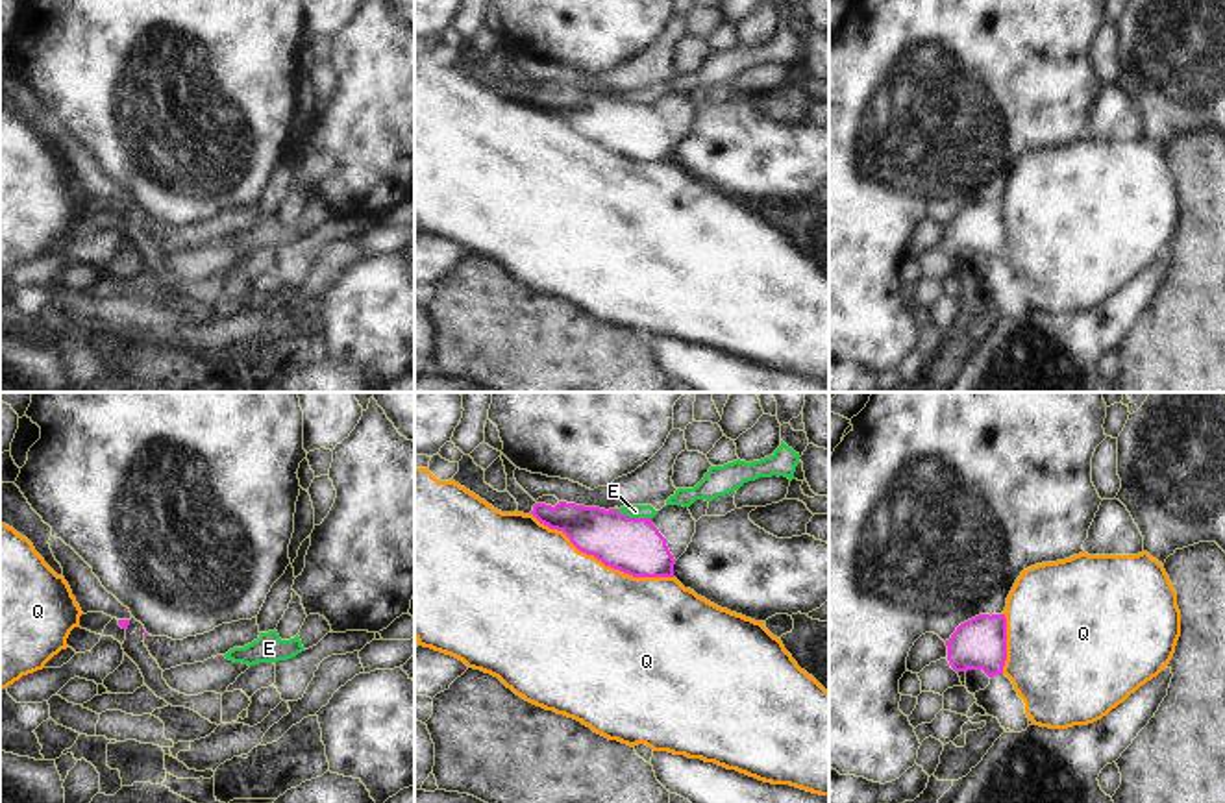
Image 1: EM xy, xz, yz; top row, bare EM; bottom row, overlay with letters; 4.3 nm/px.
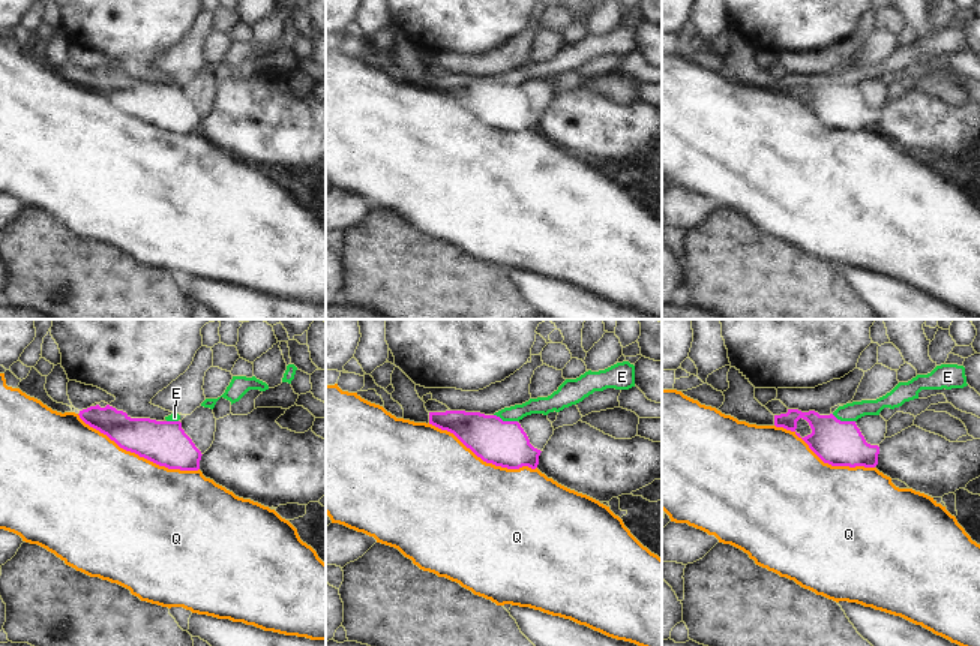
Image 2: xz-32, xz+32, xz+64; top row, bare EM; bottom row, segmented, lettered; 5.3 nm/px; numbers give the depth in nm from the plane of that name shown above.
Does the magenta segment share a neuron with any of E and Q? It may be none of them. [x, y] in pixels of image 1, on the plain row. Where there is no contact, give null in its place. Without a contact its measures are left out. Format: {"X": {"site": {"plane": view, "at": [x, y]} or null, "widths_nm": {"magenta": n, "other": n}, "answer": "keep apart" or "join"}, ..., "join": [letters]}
{"E": {"site": {"plane": "xz", "at": [633, 104]}, "widths_nm": {"magenta": 240, "other": 60}, "answer": "join"}, "Q": {"site": {"plane": "xz", "at": [602, 147]}, "widths_nm": {"magenta": 240, "other": 480}, "answer": "keep apart"}, "join": ["E"]}

